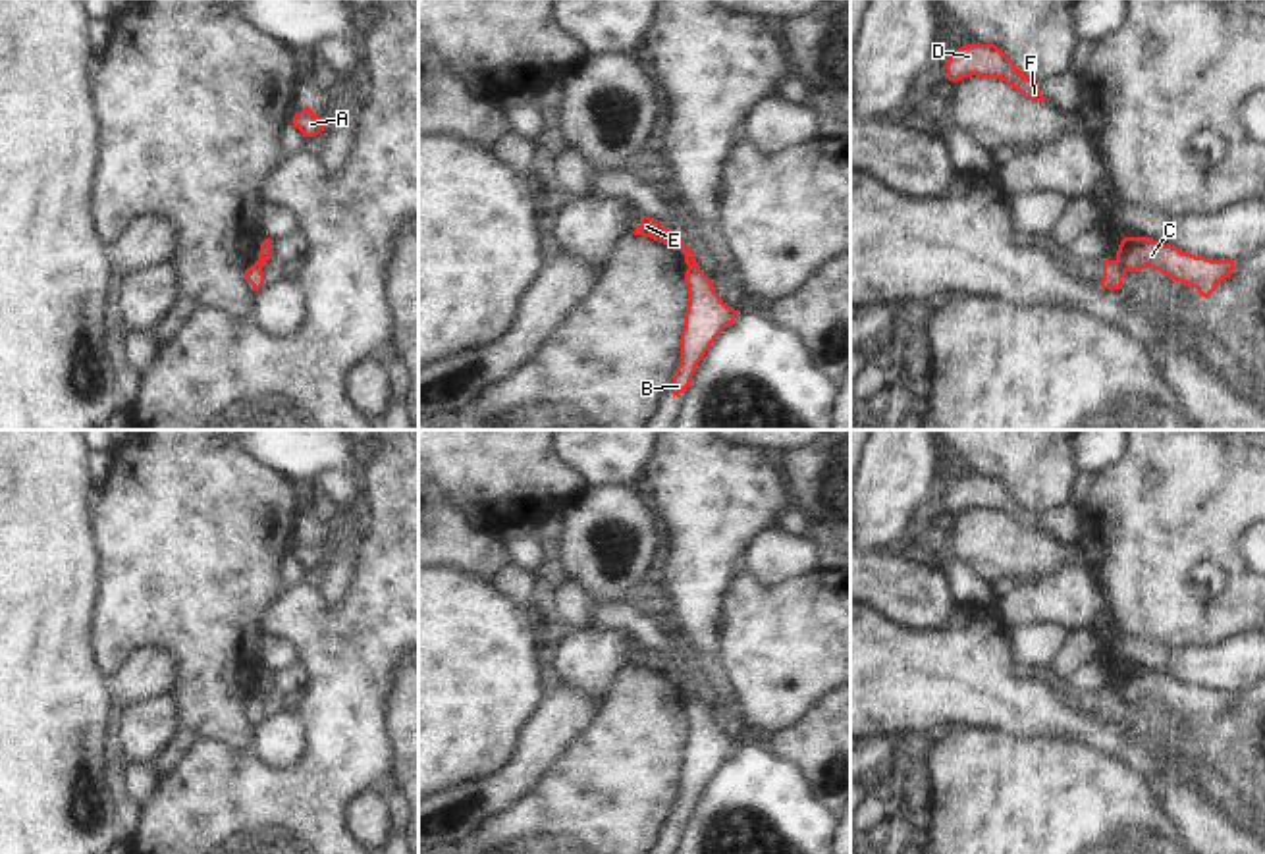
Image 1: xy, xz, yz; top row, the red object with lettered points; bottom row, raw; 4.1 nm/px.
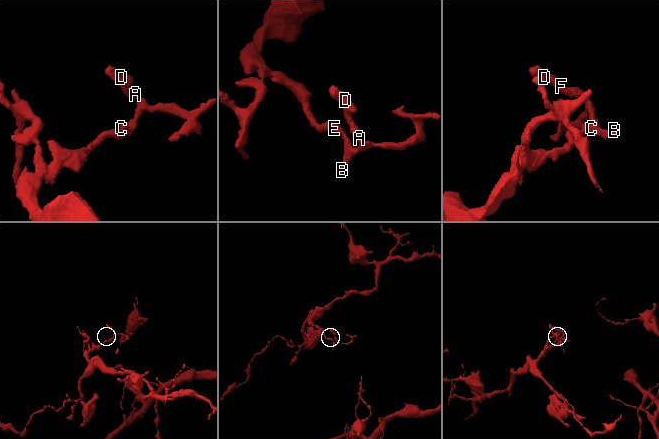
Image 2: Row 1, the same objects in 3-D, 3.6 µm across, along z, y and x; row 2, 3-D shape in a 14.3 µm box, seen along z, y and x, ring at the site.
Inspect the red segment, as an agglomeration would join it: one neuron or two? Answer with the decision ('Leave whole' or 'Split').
Split

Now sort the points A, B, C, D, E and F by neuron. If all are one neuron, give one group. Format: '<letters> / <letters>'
A B C D F / E

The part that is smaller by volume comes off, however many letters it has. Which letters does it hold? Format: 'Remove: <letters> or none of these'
Remove: A, B, C, D, F

